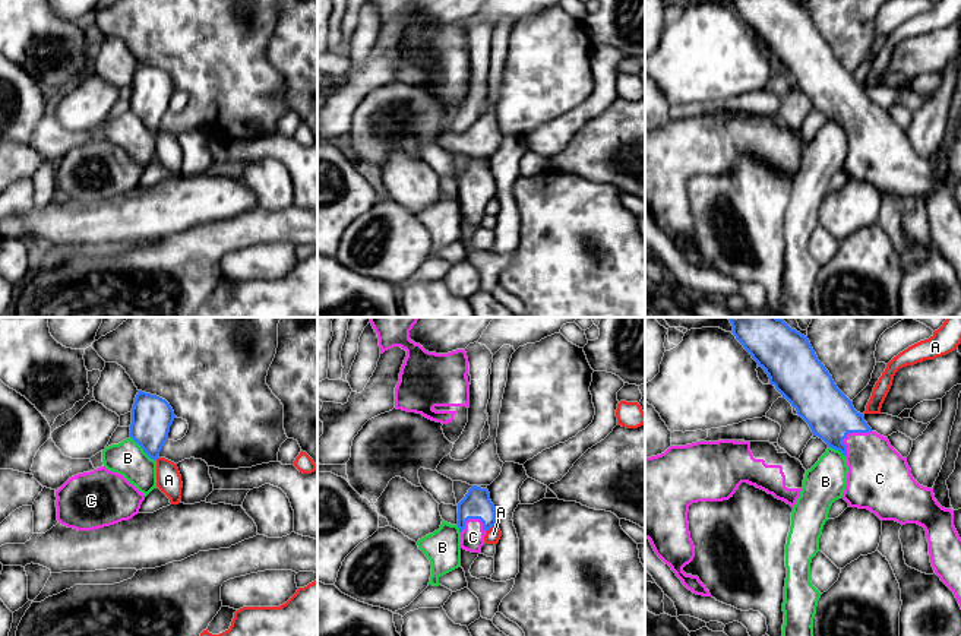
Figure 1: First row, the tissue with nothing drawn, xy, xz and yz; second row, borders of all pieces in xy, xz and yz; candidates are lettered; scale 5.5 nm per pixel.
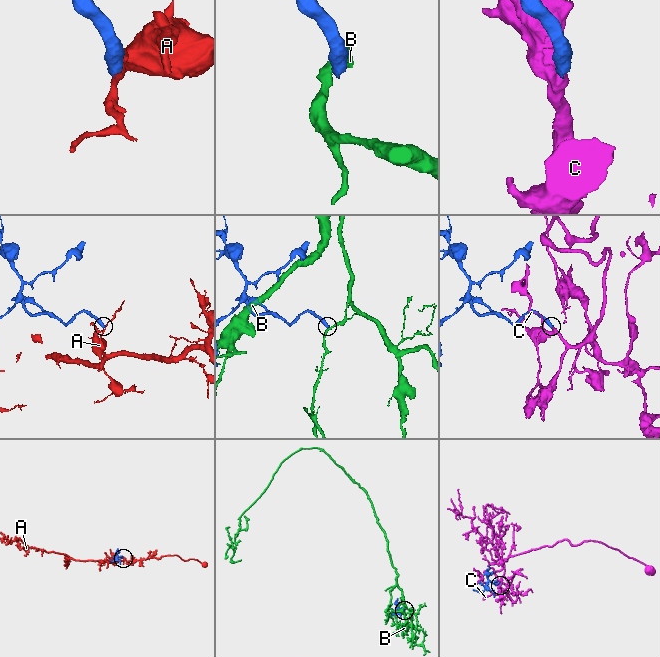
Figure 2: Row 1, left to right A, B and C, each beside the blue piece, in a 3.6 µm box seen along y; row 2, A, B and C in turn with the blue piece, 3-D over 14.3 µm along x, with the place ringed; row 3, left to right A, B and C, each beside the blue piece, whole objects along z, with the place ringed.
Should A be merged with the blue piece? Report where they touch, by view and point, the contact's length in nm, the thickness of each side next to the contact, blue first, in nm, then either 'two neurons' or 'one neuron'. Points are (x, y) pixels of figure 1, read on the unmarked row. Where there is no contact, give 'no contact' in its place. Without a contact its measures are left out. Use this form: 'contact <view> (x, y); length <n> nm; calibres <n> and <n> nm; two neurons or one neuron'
contact xz (490, 199); length 80 nm; calibres 160 and 80 nm; two neurons

